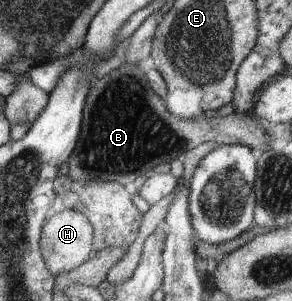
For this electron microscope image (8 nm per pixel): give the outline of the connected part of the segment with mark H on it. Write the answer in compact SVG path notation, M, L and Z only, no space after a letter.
M59 207L52 210L42 223L38 241L43 261L47 266L47 271L51 273L51 277L67 273L71 269L79 267L81 263L85 263L92 253L91 242L92 227L85 219L85 215Z

